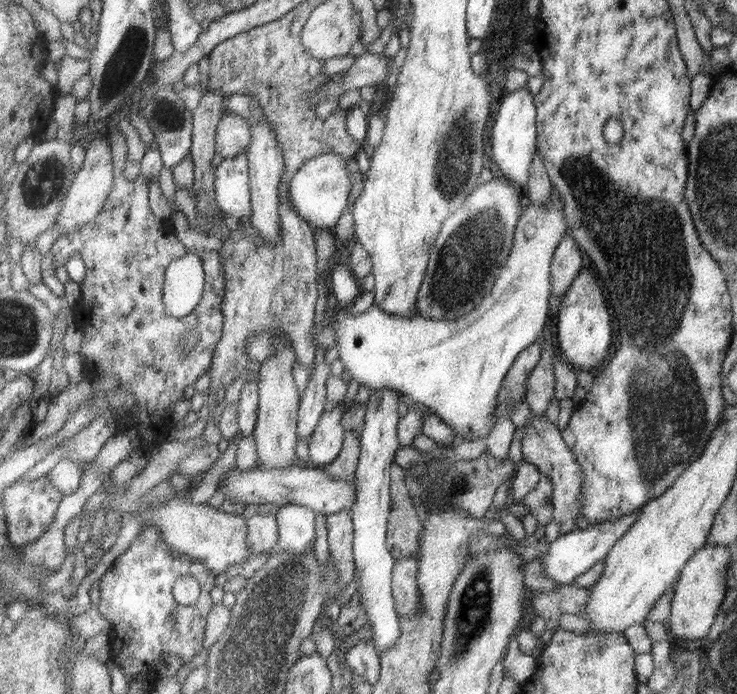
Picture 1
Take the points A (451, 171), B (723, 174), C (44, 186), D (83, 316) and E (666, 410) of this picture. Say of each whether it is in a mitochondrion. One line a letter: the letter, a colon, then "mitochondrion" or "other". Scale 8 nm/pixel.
A: mitochondrion
B: mitochondrion
C: mitochondrion
D: other
E: mitochondrion

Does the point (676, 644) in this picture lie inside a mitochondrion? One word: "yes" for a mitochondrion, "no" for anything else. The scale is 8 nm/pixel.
no

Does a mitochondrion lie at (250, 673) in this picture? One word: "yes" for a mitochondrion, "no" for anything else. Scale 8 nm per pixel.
yes

